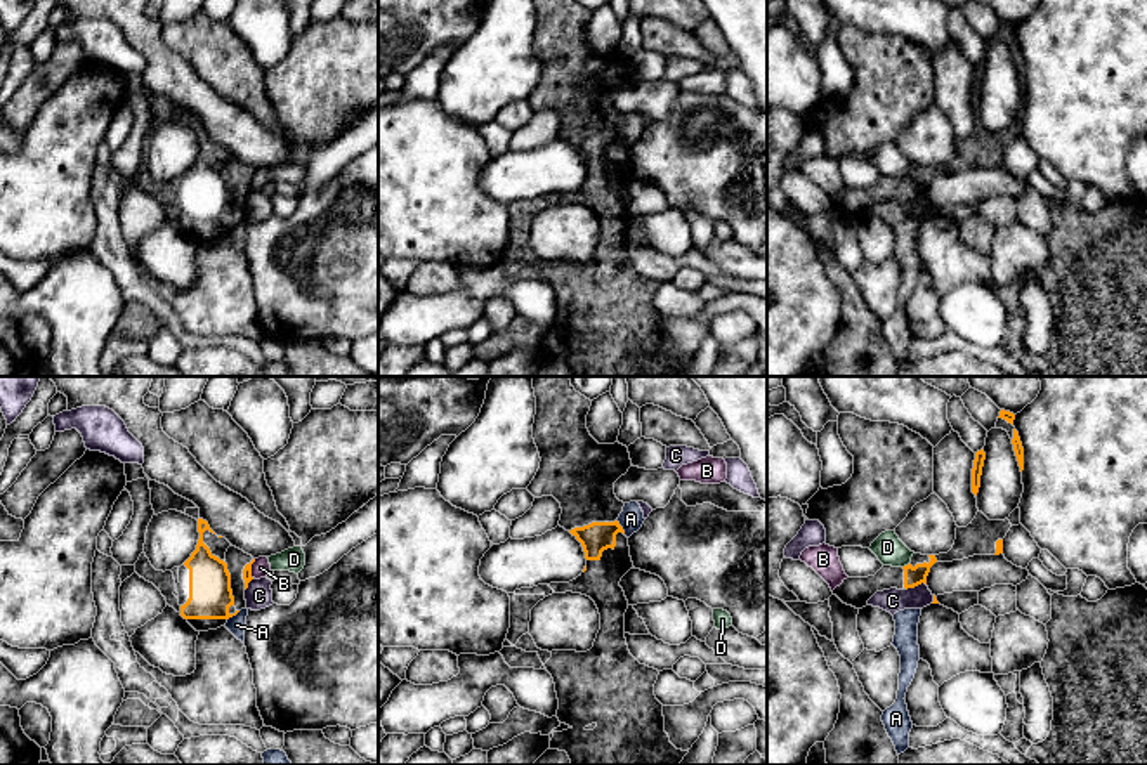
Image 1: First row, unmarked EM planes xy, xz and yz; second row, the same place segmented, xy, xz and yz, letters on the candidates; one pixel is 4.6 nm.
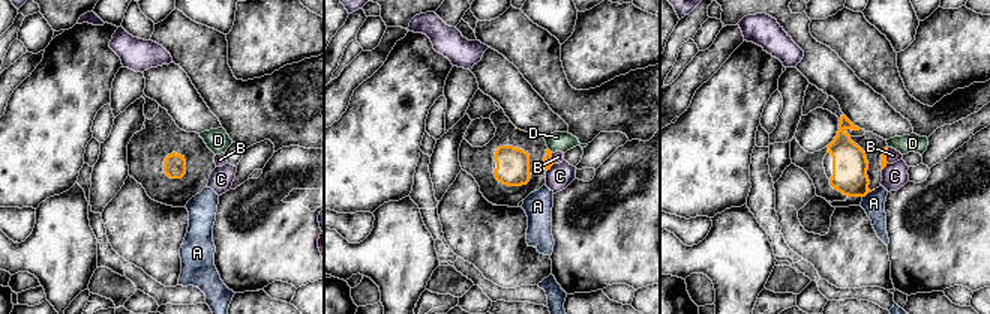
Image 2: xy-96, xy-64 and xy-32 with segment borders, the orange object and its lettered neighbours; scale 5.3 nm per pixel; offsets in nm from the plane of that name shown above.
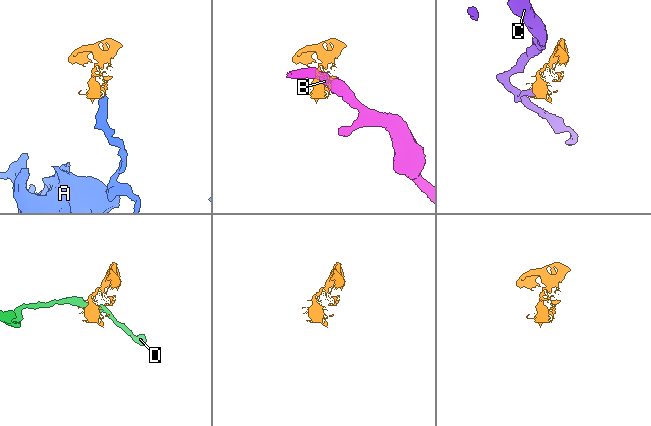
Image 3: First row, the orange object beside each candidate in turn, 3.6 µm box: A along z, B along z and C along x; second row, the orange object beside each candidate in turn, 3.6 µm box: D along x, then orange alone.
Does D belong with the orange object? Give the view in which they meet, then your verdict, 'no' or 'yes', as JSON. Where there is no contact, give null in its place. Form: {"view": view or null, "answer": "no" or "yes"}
{"view": "yz", "answer": "no"}

